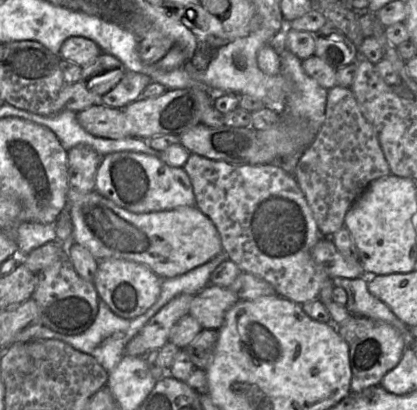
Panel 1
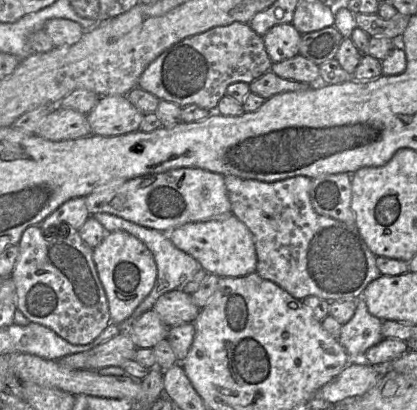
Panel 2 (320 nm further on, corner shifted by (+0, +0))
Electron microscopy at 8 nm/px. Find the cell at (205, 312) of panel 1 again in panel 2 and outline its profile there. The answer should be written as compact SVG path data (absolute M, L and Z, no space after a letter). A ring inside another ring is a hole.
M180 289L163 294L152 309L170 328L193 323L201 310L193 302L191 295Z

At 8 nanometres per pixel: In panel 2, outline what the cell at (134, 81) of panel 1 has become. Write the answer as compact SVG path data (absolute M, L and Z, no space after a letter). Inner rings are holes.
M233 22L187 37L165 50L143 71L137 87L159 100L169 101L180 107L197 105L216 112L216 107L226 95L230 84L250 84L269 71L272 63L263 38L248 23Z

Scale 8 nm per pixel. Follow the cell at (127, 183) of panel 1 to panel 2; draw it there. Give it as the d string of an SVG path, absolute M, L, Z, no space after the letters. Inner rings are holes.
M196 167L168 170L99 187L85 197L91 215L110 213L141 226L169 233L174 228L231 213L225 177Z

